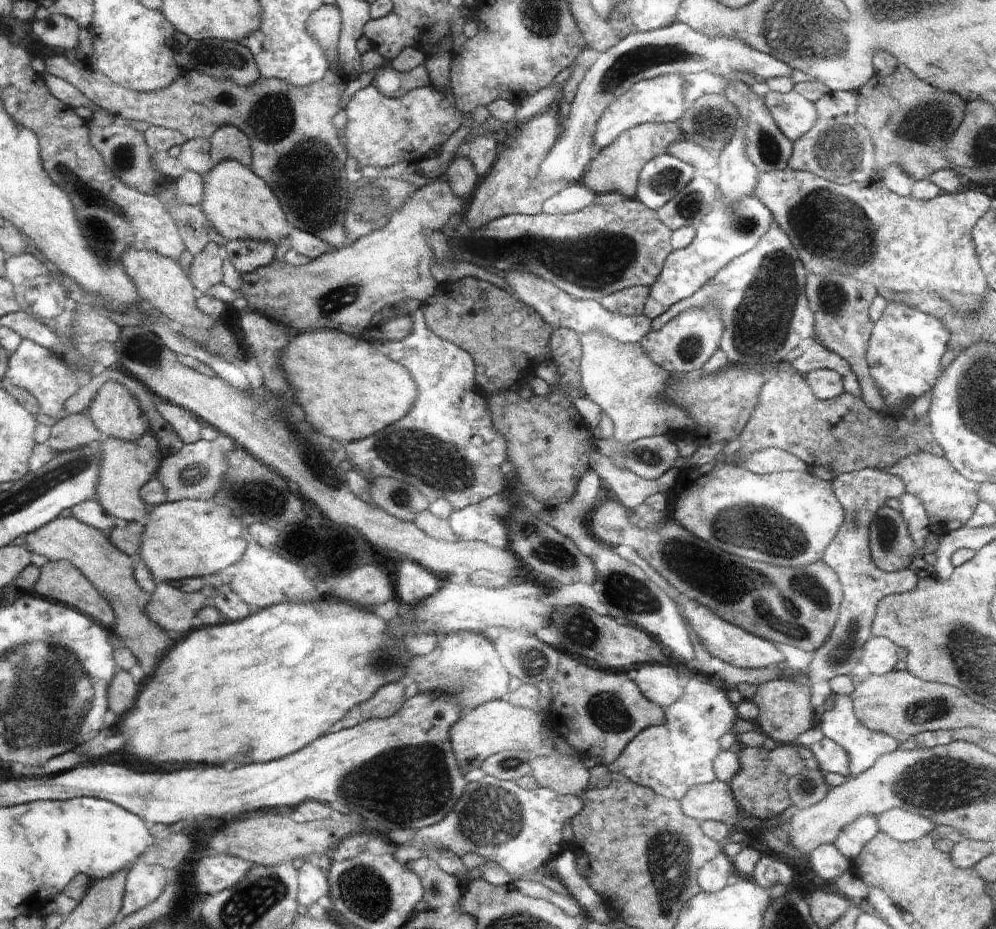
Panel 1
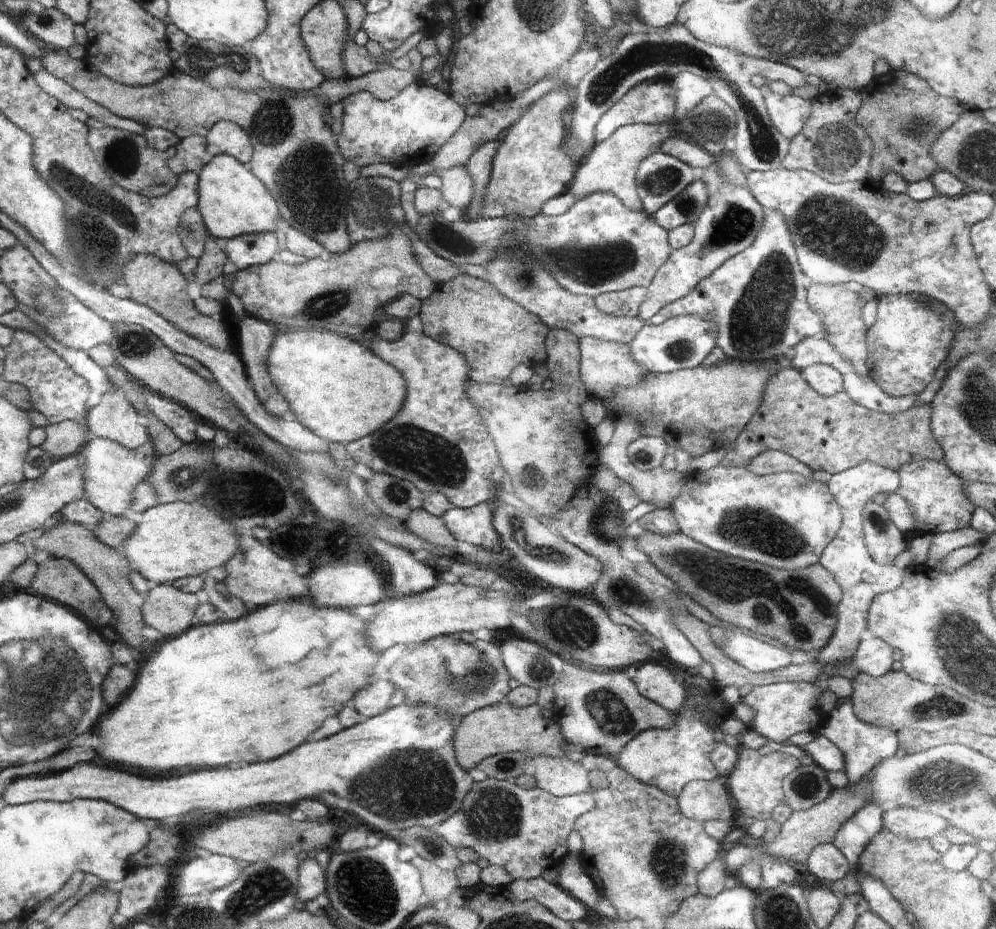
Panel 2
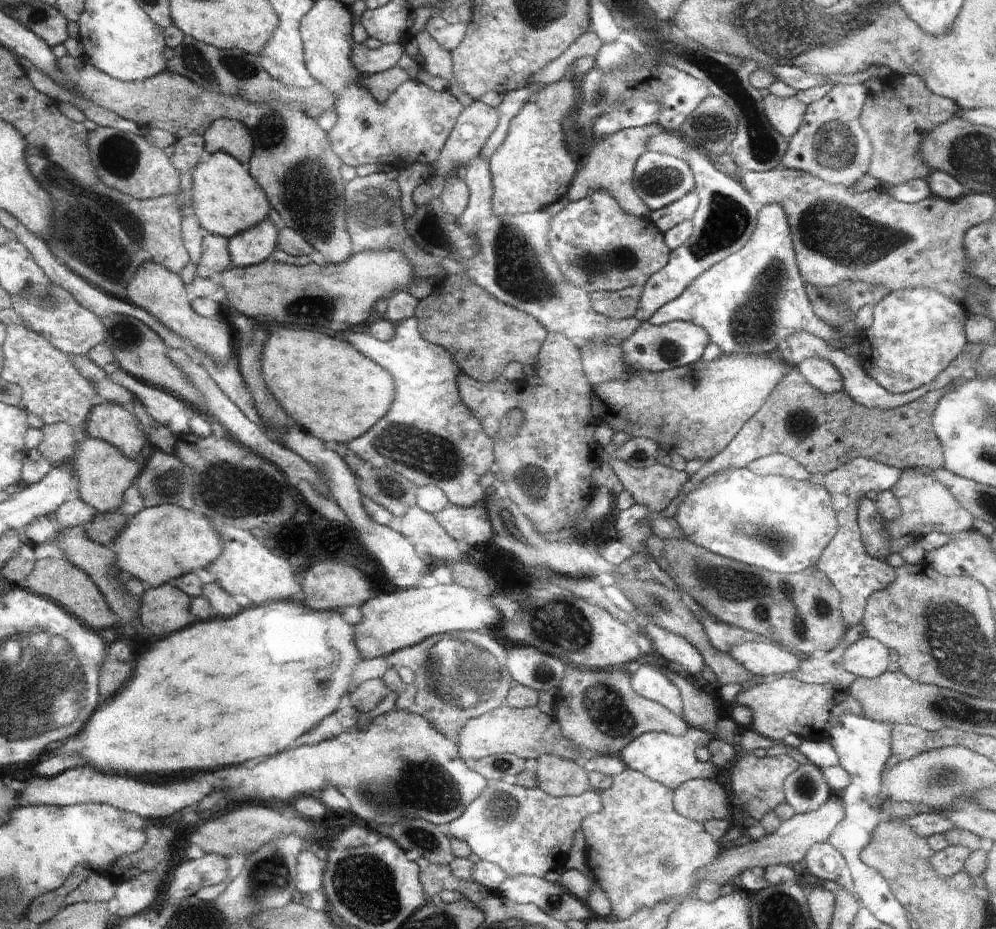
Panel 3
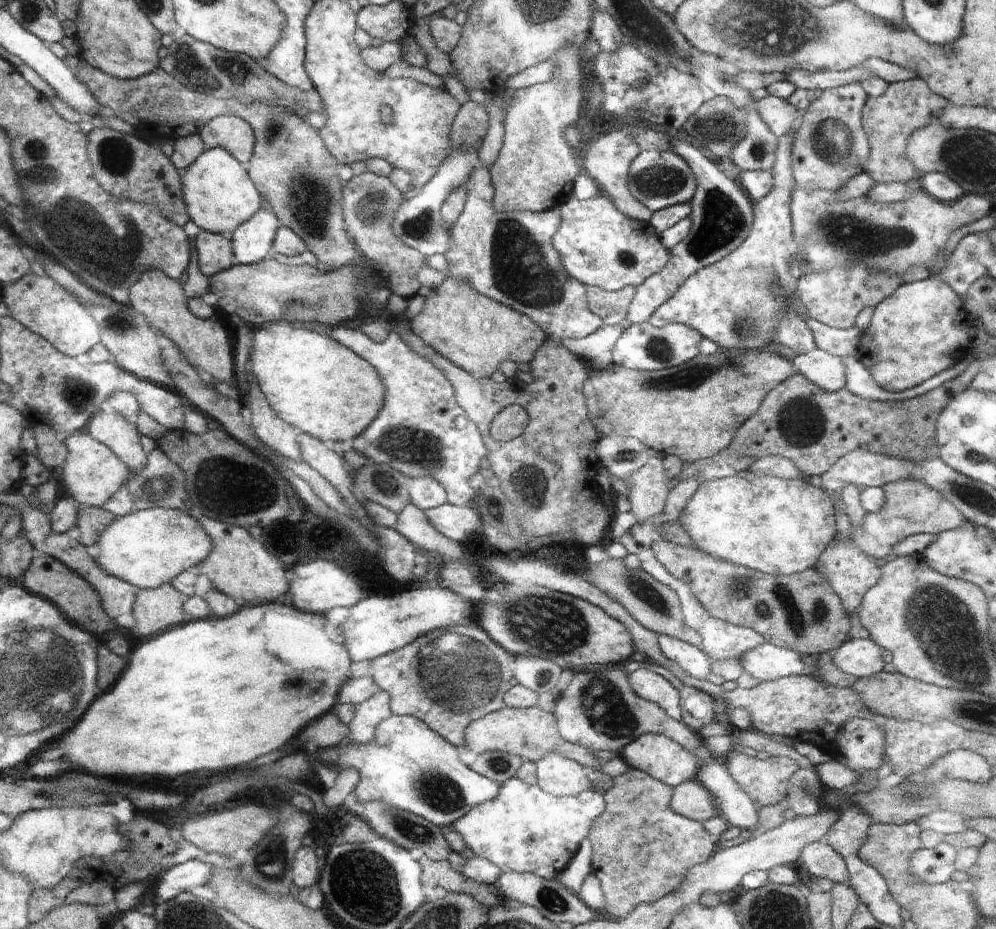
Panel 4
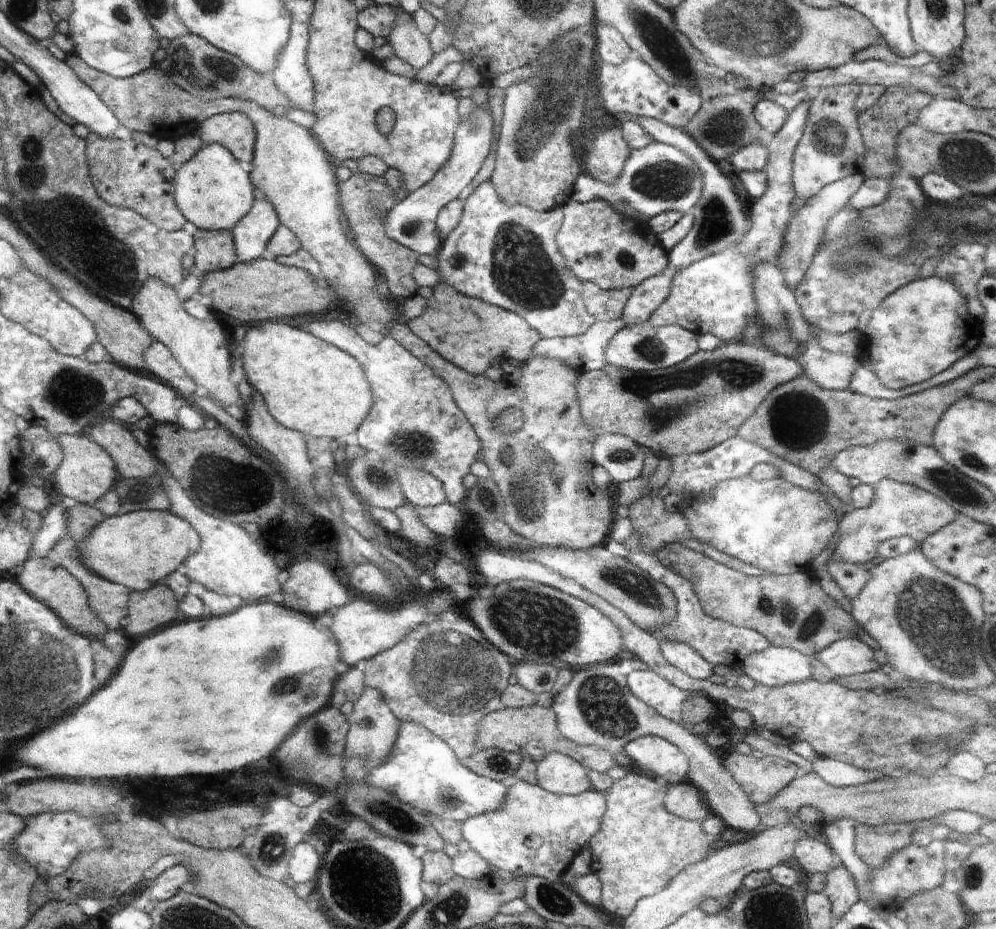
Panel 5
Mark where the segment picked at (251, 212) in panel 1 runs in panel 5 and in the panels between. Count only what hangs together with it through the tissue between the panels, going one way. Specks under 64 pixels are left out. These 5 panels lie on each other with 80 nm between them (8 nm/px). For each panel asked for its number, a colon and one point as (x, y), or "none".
2: (233, 201)
3: (227, 201)
4: (219, 196)
5: (211, 190)

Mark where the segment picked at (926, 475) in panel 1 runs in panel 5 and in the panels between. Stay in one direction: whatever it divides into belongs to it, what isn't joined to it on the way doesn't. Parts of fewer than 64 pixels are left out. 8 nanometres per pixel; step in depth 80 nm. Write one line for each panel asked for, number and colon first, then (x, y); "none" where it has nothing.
2: (937, 495)
3: (927, 506)
4: (911, 507)
5: (898, 509)

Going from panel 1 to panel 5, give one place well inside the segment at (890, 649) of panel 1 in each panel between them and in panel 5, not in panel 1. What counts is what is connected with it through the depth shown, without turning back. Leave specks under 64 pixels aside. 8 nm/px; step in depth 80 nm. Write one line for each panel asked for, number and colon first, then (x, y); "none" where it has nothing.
2: (873, 656)
3: (867, 658)
4: (863, 658)
5: (846, 657)

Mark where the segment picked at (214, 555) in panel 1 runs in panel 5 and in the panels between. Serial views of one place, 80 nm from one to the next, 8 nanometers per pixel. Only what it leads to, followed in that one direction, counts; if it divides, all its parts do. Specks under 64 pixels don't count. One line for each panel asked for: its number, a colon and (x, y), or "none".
2: (178, 539)
3: (160, 543)
4: (147, 547)
5: (137, 550)

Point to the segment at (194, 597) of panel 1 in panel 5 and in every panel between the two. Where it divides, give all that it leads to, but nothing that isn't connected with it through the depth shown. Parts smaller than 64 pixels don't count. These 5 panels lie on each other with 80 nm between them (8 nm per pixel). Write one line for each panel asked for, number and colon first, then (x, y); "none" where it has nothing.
2: (171, 612)
3: (163, 610)
4: (154, 610)
5: (149, 610)

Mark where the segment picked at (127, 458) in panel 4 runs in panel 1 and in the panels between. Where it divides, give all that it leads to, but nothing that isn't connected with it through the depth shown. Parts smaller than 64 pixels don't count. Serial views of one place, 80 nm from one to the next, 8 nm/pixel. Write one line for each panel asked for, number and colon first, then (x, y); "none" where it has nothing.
1: (115, 411)
2: (114, 418)
3: (112, 423)

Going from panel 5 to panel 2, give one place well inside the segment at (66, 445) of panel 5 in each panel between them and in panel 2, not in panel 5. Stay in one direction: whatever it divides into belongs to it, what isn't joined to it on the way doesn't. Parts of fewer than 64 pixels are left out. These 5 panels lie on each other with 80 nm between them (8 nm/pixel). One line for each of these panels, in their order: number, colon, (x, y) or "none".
2: (112, 471)
3: (105, 473)
4: (92, 473)

